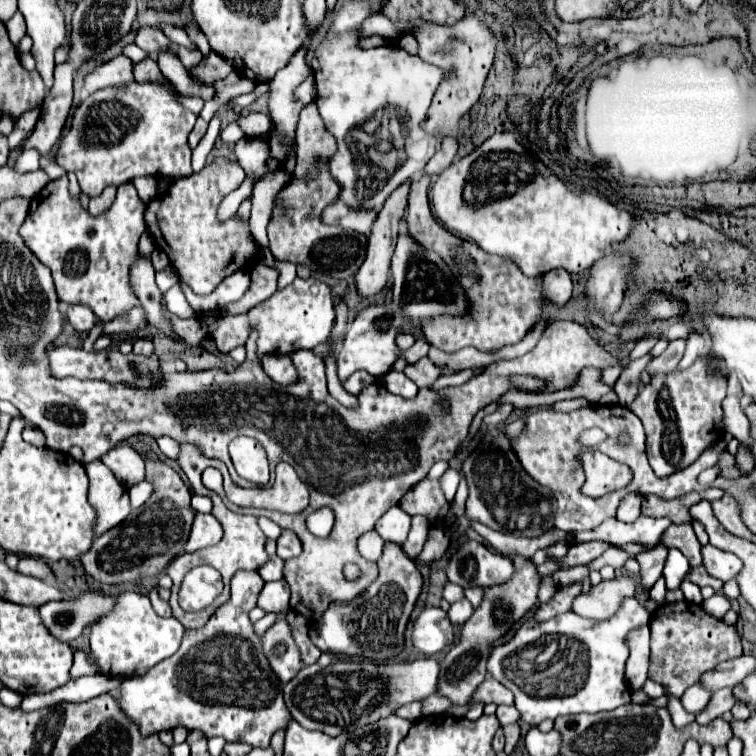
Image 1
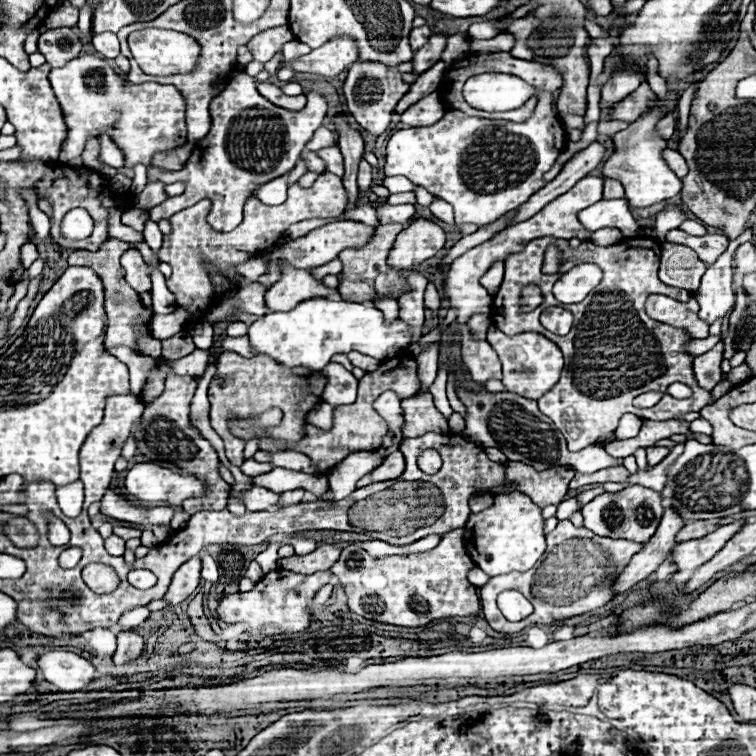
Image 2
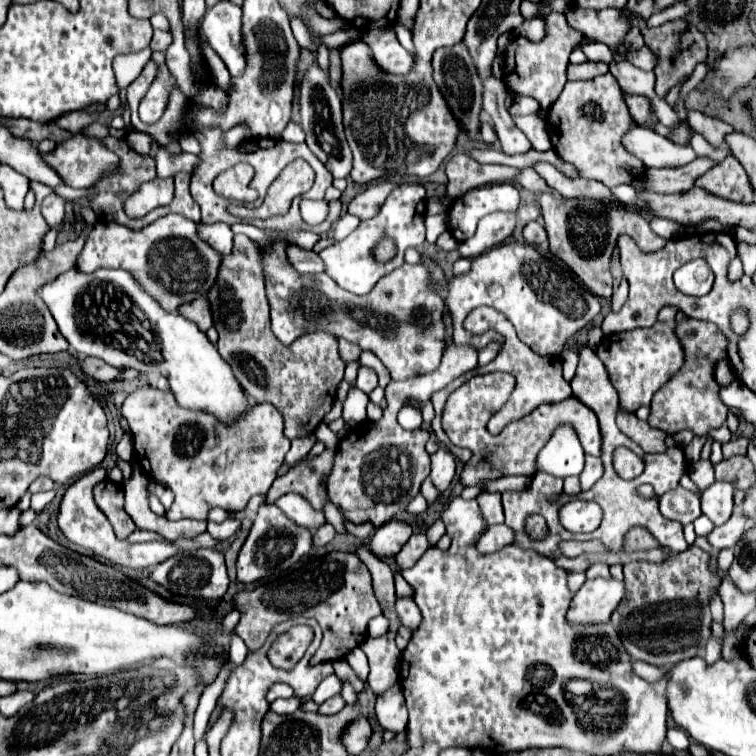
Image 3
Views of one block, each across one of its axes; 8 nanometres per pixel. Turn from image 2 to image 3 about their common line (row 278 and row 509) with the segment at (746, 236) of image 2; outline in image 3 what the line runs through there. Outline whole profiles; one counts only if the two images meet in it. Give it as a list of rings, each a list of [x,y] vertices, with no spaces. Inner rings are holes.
[[[714,482],[702,492],[702,514],[712,520],[714,526],[722,526],[734,508],[732,502],[734,488],[726,482]]]

